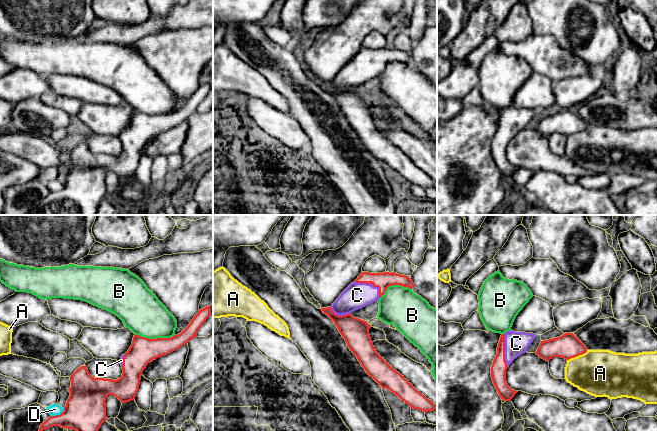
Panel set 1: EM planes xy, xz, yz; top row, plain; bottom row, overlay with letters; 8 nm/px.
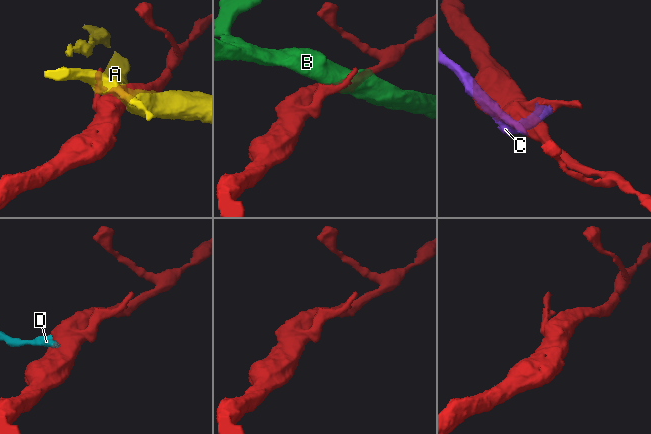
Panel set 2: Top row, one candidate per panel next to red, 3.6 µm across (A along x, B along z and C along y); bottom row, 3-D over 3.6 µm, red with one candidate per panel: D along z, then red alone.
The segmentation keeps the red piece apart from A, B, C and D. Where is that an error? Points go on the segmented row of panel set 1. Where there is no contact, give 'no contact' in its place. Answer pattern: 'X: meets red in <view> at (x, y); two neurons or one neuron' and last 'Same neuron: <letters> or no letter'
A: meets red in yz at (577, 355); two neurons
B: meets red in xy at (155, 339); two neurons
C: meets red in xz at (371, 283); one neuron
D: meets red in xy at (58, 415); two neurons
Same neuron: C

